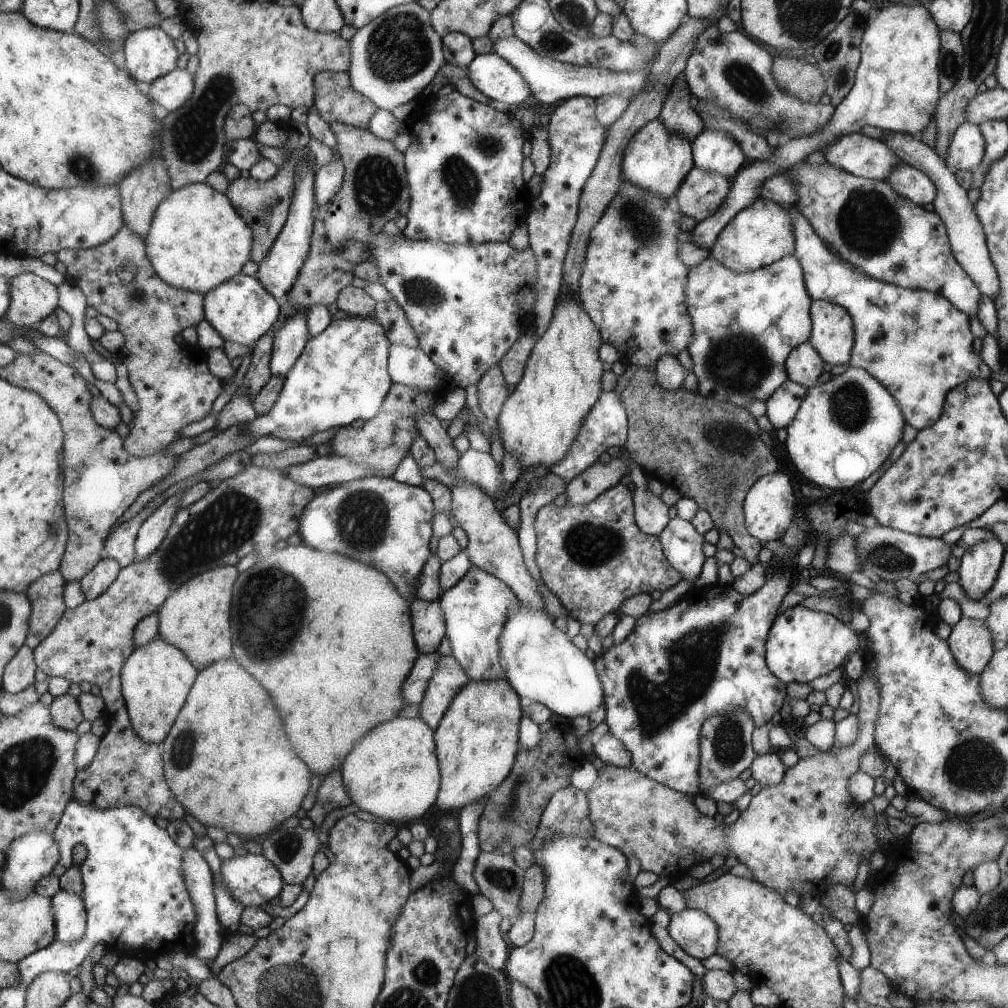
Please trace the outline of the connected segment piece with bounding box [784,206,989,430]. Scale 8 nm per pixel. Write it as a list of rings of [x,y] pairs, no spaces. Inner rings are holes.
[[[794,206],[784,208],[788,212],[792,224],[791,232],[794,234],[792,255],[798,259],[802,267],[806,291],[811,300],[831,301],[846,308],[850,313],[854,325],[854,344],[847,362],[848,366],[865,370],[875,377],[879,384],[891,389],[891,396],[899,400],[899,408],[903,408],[903,416],[907,416],[907,424],[911,424],[915,430],[932,425],[933,420],[942,414],[941,404],[944,403],[945,394],[949,394],[953,387],[969,379],[989,381],[989,368],[979,360],[979,356],[971,348],[973,334],[969,330],[969,320],[963,311],[955,308],[944,296],[875,280],[855,265],[834,255],[811,228],[810,221]]]

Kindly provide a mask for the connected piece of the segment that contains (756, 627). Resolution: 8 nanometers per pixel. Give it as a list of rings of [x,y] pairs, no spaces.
[[[782,556],[777,562],[775,573],[771,574],[772,578],[769,578],[754,593],[747,596],[738,593],[731,584],[720,587],[713,586],[708,589],[692,588],[668,607],[639,616],[639,618],[635,619],[631,632],[621,642],[613,643],[611,647],[603,648],[600,655],[593,656],[594,667],[597,669],[605,692],[605,724],[608,726],[608,732],[617,740],[620,740],[630,752],[631,766],[634,769],[643,773],[646,777],[650,777],[651,780],[661,783],[664,787],[676,790],[684,795],[691,794],[693,797],[698,792],[698,764],[700,759],[698,735],[701,734],[701,726],[705,720],[719,713],[743,711],[751,717],[754,728],[766,727],[776,721],[777,712],[784,703],[783,700],[785,700],[786,684],[767,668],[765,659],[766,636],[769,634],[770,626],[774,622],[783,596],[792,587],[791,576],[794,572],[794,566],[794,560],[790,561]]]

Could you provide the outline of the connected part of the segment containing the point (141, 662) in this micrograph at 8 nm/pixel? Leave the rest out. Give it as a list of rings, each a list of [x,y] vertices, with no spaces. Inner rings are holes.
[[[153,638],[149,643],[134,646],[134,652],[128,657],[122,670],[122,691],[126,700],[130,723],[138,737],[147,744],[158,745],[166,738],[177,712],[181,710],[187,692],[193,686],[193,678],[197,678],[195,667],[188,658],[174,645],[167,644],[159,638]]]

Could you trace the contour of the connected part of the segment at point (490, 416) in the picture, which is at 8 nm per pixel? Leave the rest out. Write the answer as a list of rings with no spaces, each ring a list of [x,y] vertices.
[[[498,364],[491,367],[476,384],[478,405],[487,422],[496,420],[503,401],[507,398],[506,382]]]

